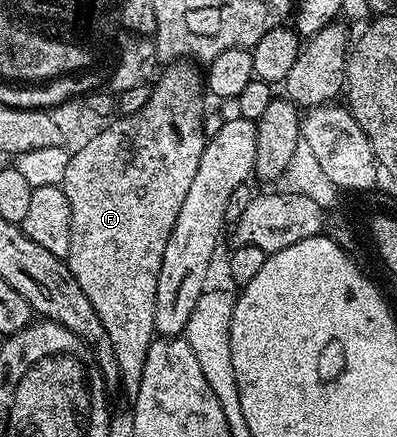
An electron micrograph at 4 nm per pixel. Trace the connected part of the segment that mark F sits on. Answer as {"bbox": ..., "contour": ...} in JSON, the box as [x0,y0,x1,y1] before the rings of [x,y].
{"bbox":[62,59,206,399],"contour":[[[177,59],[163,66],[164,70],[157,81],[151,84],[149,102],[136,114],[117,116],[109,123],[100,135],[91,139],[86,147],[71,154],[69,165],[66,167],[62,188],[70,203],[70,247],[66,264],[71,271],[78,287],[85,292],[87,299],[93,304],[98,318],[110,335],[111,346],[114,347],[115,358],[118,359],[118,370],[121,372],[121,387],[123,396],[135,399],[138,387],[142,383],[142,371],[146,367],[146,351],[150,351],[154,338],[157,336],[154,323],[154,299],[158,287],[158,271],[162,267],[162,255],[166,251],[166,243],[170,239],[170,231],[174,231],[174,223],[178,219],[178,211],[182,211],[182,202],[186,199],[186,191],[190,191],[190,182],[194,180],[194,171],[198,171],[198,163],[202,159],[205,138],[203,135],[203,119],[206,106],[202,101],[204,96],[204,79],[200,70]]]}

